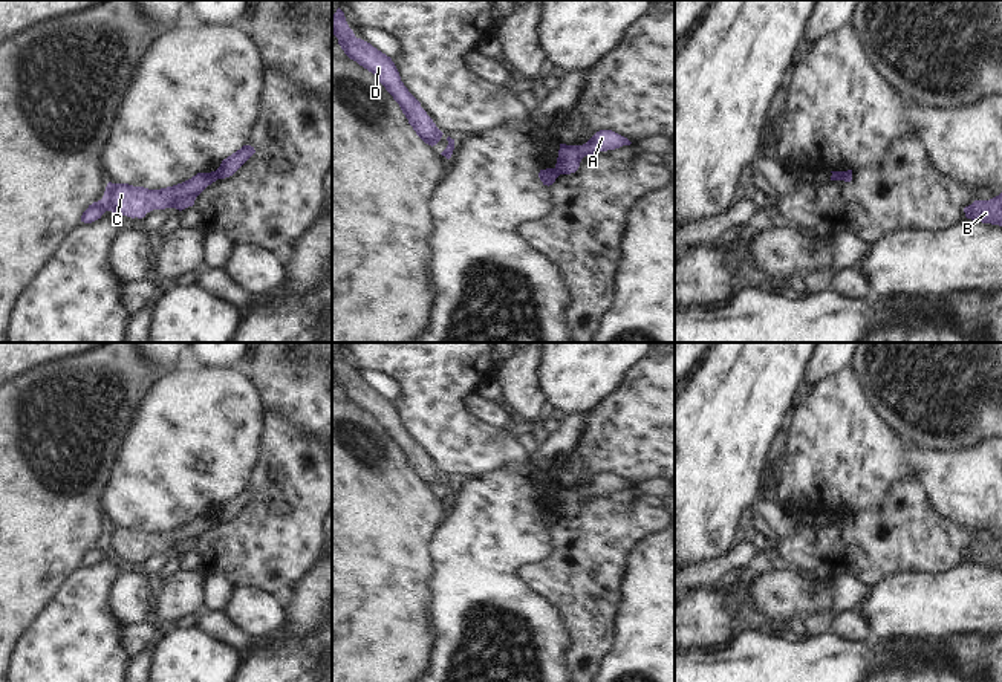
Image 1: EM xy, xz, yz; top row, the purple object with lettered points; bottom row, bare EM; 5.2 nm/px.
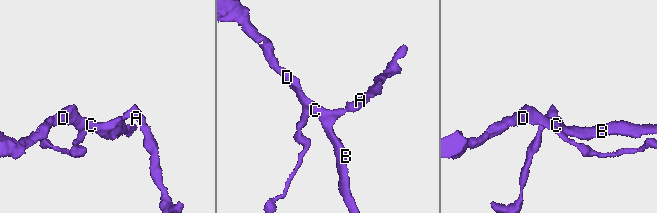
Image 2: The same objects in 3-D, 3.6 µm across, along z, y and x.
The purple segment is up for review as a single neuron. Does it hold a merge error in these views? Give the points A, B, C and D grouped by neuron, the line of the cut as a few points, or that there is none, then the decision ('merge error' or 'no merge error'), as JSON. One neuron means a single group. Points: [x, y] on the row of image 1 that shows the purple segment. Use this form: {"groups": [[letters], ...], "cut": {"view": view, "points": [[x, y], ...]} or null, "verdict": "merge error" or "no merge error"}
{"groups": [["A"], ["B", "C", "D"]], "cut": {"view": "xy", "points": [[213, 172], [217, 178]]}, "verdict": "merge error"}

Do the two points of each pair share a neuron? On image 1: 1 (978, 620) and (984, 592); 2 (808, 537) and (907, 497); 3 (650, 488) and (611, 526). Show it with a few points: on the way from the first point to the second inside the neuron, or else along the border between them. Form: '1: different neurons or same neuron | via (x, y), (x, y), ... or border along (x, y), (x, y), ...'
1: same neuron | via (978, 613), (978, 601), (981, 598)
2: same neuron | via (834, 537), (868, 537), (884, 523)
3: different neurons | border along (634, 485), (640, 491), (658, 497)

